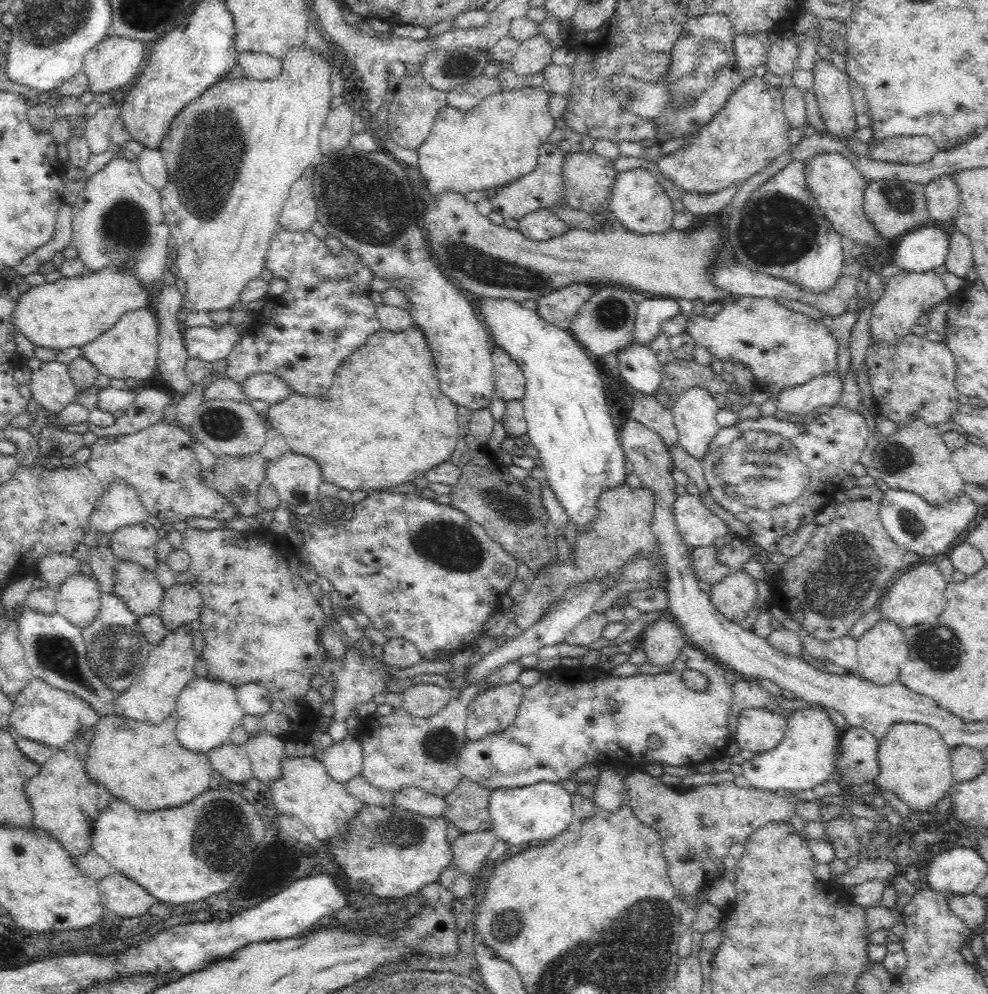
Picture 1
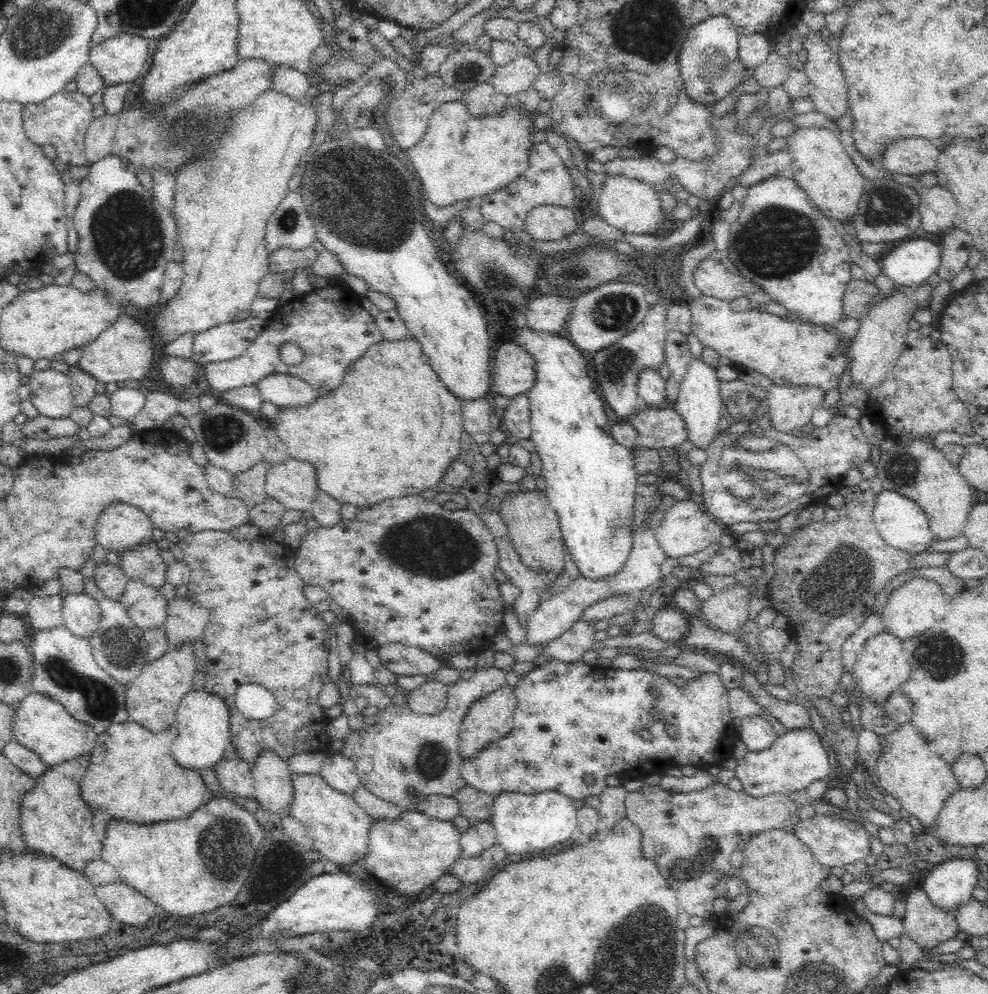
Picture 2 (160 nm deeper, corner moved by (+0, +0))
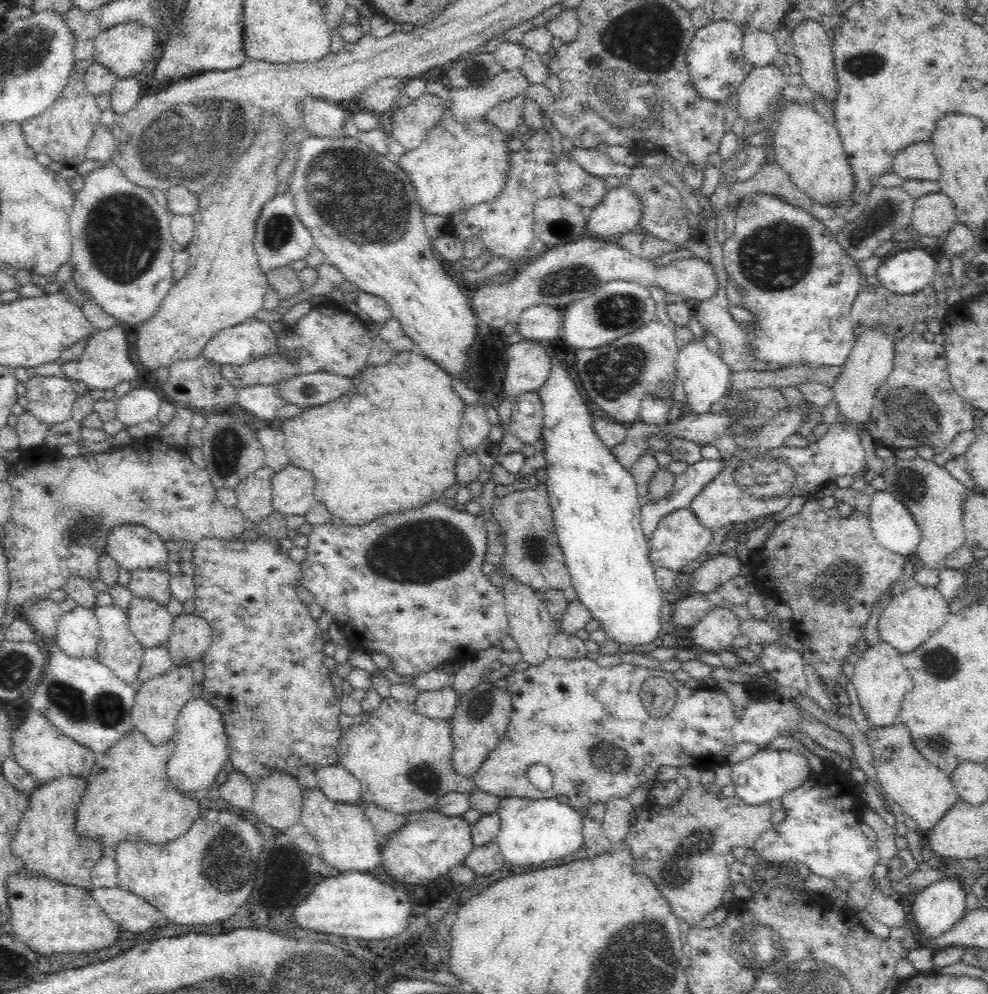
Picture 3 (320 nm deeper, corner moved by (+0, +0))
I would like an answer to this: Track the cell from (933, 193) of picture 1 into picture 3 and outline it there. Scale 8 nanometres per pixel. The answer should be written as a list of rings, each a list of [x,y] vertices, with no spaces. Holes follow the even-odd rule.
[[[942,192],[926,194],[914,201],[910,226],[926,236],[944,236],[957,223],[952,199]]]

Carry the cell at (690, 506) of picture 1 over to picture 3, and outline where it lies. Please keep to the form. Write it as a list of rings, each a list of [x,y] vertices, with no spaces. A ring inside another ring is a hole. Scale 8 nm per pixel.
[[[689,507],[674,510],[658,522],[658,526],[652,534],[652,540],[649,542],[648,559],[654,568],[664,567],[679,573],[690,562],[704,558],[712,541],[713,530],[702,526],[693,510],[690,510]]]

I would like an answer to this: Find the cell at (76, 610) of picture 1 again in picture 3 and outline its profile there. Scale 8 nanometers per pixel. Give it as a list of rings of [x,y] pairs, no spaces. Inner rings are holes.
[[[76,606],[60,616],[53,642],[68,657],[96,657],[100,625],[94,608]]]

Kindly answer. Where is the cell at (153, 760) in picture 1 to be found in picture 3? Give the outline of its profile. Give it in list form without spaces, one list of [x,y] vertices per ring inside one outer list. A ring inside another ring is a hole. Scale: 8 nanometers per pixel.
[[[130,732],[120,738],[108,752],[102,752],[95,758],[94,766],[90,770],[86,781],[87,786],[78,804],[75,831],[78,836],[89,836],[99,840],[106,846],[107,852],[124,840],[143,840],[148,844],[168,844],[182,834],[186,834],[191,824],[200,817],[196,792],[178,792],[172,786],[167,775],[167,764],[170,754],[176,750],[174,738],[154,746],[150,744],[140,732]]]

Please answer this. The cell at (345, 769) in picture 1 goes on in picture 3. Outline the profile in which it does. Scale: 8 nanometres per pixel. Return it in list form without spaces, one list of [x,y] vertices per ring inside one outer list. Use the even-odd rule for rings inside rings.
[[[341,764],[320,766],[314,773],[317,778],[317,788],[332,802],[358,804],[358,798],[361,796],[360,781],[347,772]]]

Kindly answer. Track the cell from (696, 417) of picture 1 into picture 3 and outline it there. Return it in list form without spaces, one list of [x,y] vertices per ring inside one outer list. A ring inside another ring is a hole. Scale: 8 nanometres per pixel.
[[[694,339],[680,347],[675,360],[676,378],[683,383],[687,394],[687,404],[691,406],[691,412],[702,414],[710,411],[710,406],[716,401],[722,401],[731,375],[728,365],[705,345],[704,341]]]

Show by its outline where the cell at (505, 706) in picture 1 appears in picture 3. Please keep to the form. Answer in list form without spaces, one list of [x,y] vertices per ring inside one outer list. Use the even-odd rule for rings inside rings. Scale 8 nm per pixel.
[[[492,681],[478,683],[472,691],[459,695],[454,714],[451,716],[451,737],[453,751],[451,754],[453,769],[472,779],[482,762],[506,734],[512,714],[511,698],[507,691],[493,685]]]

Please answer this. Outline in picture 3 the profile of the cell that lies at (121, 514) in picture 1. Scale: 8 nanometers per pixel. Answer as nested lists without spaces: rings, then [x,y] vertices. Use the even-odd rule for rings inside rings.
[[[119,524],[107,538],[107,554],[129,573],[132,570],[166,570],[169,553],[156,533],[142,524]]]

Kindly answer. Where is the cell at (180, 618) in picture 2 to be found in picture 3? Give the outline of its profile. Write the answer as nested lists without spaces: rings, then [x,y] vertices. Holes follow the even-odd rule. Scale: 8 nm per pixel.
[[[180,614],[173,620],[172,632],[165,643],[169,650],[173,665],[180,665],[183,661],[202,660],[206,648],[212,644],[212,627],[201,616],[194,614]]]

